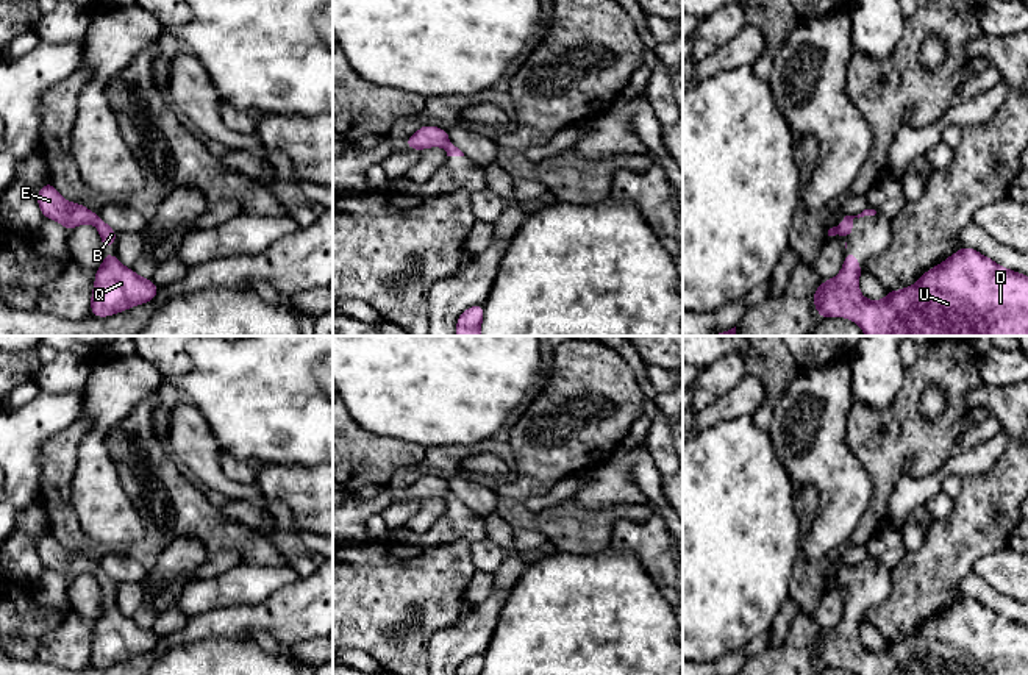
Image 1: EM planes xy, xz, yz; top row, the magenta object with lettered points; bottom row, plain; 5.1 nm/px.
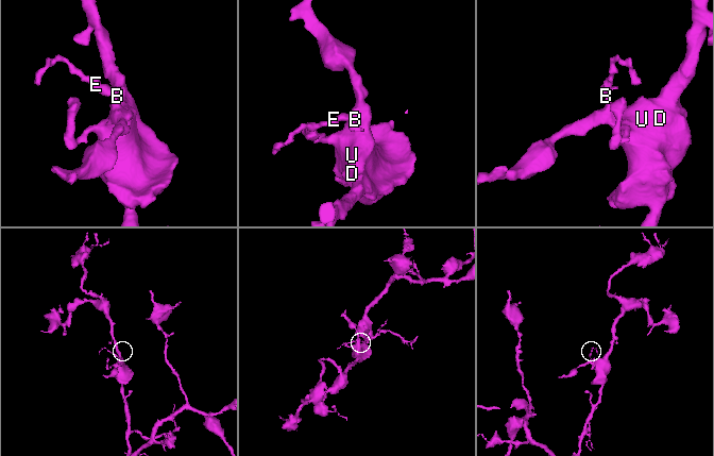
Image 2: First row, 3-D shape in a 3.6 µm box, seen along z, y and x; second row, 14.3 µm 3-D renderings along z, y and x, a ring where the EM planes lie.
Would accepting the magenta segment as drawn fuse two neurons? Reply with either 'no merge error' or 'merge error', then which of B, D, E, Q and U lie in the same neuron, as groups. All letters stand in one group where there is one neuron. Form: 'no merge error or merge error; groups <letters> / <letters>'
merge error; groups B D Q U / E

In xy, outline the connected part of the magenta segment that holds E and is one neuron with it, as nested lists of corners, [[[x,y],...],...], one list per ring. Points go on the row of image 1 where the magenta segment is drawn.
[[[48,181],[37,191],[37,206],[44,219],[56,220],[67,231],[84,223],[97,227],[100,220],[98,214],[84,205],[67,202]]]

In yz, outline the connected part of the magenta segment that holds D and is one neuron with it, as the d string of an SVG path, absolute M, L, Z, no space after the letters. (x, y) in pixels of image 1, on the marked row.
M959 248L922 273L912 286L887 291L883 300L867 300L861 294L861 269L856 255L847 252L841 272L814 291L812 303L822 319L845 317L858 323L866 336L1028 336L1028 275L1003 267L975 248Z

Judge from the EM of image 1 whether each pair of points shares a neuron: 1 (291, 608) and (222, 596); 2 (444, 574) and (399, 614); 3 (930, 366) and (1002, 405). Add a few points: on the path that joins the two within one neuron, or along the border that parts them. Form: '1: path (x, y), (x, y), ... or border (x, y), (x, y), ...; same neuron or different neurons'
1: border (292, 582), (280, 586), (261, 602), (225, 607); different neurons
2: path (433, 580), (410, 603); same neuron
3: border (983, 383), (966, 396), (966, 407), (969, 410); different neurons

